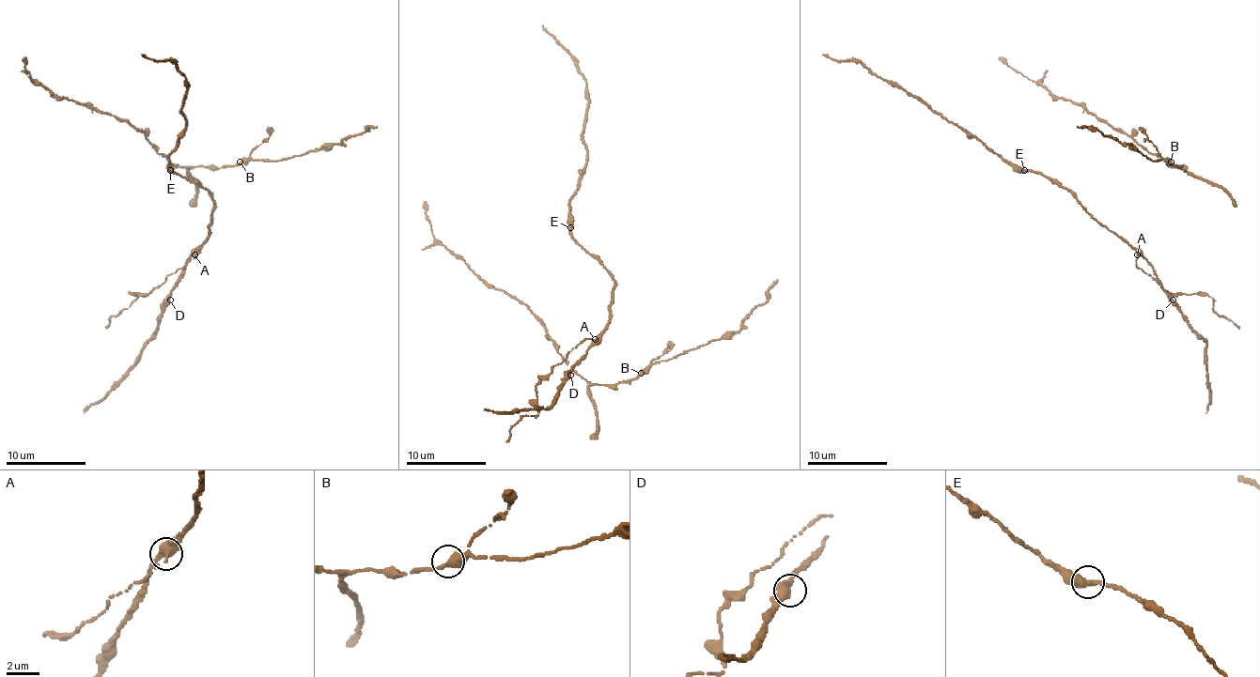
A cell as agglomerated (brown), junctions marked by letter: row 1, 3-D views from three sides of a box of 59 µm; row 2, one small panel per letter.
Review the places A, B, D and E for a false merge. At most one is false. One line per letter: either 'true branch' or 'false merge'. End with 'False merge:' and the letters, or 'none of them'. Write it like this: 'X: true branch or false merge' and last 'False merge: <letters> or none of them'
A: false merge
B: true branch
D: true branch
E: true branch
False merge: A

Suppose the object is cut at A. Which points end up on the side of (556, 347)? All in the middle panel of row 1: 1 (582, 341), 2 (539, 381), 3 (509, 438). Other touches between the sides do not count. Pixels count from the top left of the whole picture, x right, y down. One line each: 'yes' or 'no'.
1: no
2: no
3: no

